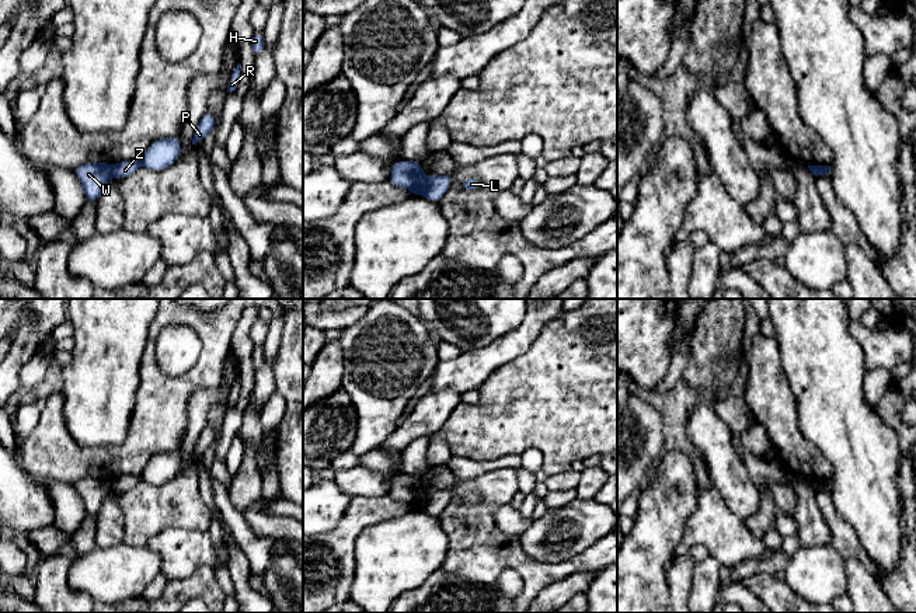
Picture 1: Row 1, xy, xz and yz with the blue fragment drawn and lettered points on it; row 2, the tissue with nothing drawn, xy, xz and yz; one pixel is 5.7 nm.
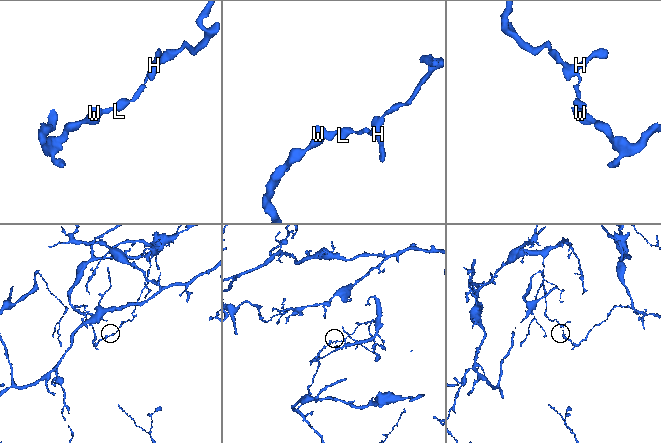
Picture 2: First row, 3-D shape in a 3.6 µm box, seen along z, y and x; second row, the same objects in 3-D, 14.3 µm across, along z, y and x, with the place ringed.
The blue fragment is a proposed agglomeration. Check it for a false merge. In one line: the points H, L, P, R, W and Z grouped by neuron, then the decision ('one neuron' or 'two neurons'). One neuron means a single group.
H L P R Z / W | two neurons

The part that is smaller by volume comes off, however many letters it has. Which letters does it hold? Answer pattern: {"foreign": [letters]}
{"foreign": ["H", "L", "P", "R", "Z"]}

